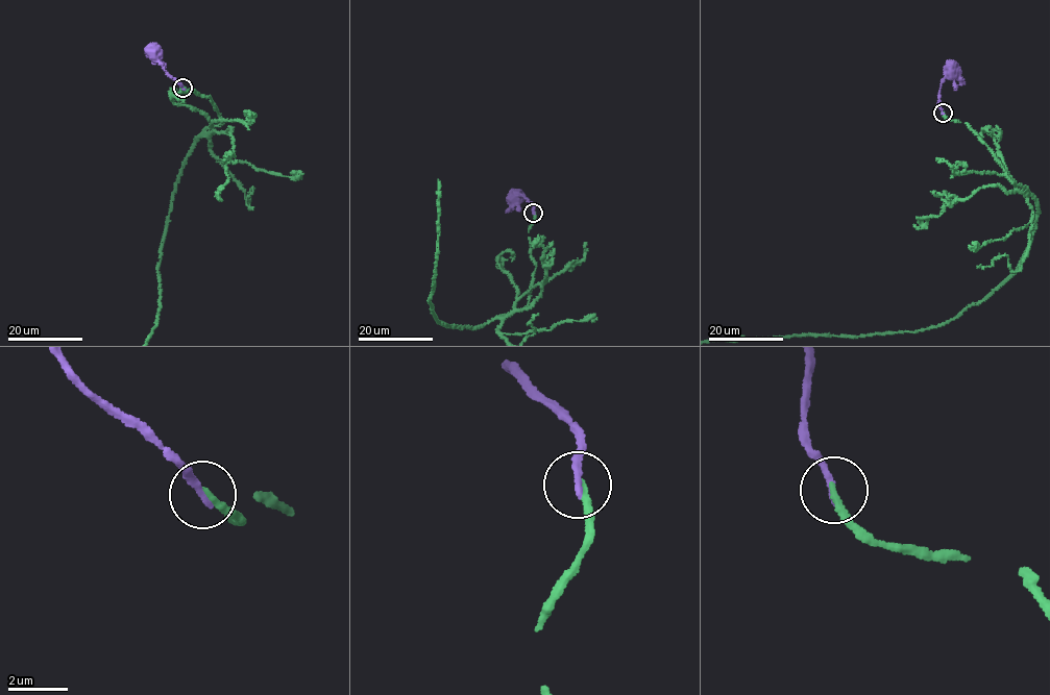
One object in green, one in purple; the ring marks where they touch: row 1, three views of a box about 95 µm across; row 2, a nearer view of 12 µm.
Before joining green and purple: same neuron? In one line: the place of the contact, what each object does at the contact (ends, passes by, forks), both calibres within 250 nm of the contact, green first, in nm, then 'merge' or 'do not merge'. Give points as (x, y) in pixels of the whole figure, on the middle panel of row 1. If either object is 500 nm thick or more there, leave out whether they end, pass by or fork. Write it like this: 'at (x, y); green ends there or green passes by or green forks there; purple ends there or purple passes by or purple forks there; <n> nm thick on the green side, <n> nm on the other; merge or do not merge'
at (533, 213); green ends there; purple ends there; 240 nm thick on the green side, 280 nm on the other; do not merge

